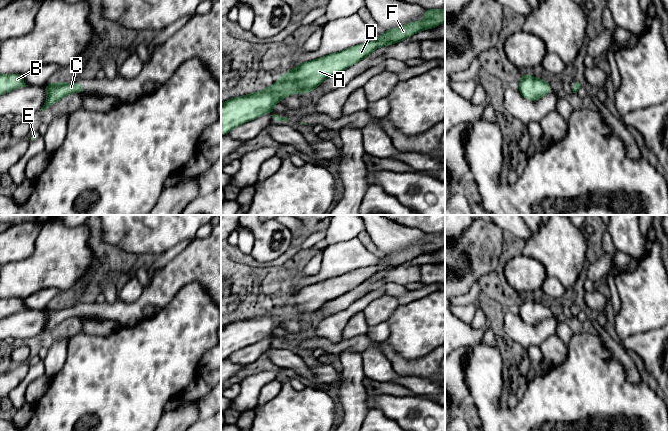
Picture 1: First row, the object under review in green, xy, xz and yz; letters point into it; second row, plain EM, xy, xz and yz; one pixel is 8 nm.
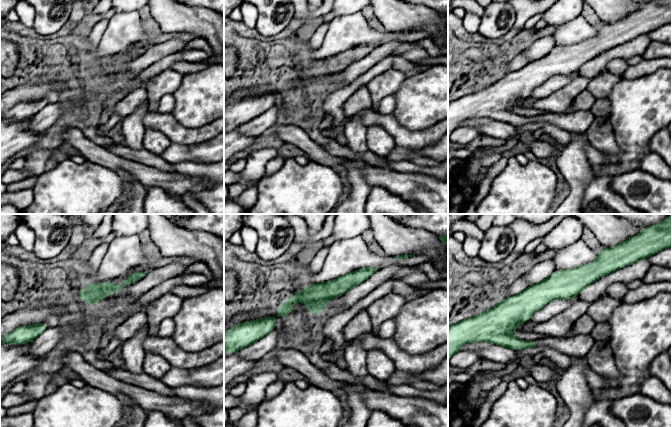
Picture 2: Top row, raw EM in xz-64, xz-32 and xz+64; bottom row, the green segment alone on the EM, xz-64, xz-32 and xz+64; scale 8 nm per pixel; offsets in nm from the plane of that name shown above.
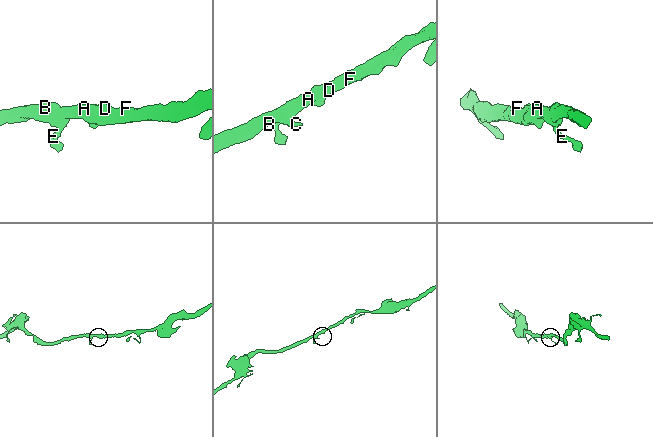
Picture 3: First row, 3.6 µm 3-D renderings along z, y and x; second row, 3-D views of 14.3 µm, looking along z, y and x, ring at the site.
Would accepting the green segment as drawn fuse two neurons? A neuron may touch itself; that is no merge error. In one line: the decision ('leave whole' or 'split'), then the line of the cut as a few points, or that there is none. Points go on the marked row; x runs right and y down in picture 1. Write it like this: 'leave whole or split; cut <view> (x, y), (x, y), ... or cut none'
leave whole; cut none

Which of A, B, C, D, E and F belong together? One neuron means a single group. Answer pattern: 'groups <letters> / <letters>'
groups A B C D E F

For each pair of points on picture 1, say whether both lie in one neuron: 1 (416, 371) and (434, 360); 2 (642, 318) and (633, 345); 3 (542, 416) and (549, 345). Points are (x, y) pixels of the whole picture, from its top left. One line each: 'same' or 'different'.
1: same
2: different
3: different

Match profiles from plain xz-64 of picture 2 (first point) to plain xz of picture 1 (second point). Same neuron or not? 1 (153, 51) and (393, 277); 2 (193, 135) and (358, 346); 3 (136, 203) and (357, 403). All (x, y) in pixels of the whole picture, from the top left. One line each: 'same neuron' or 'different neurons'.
1: different neurons
2: same neuron
3: same neuron

